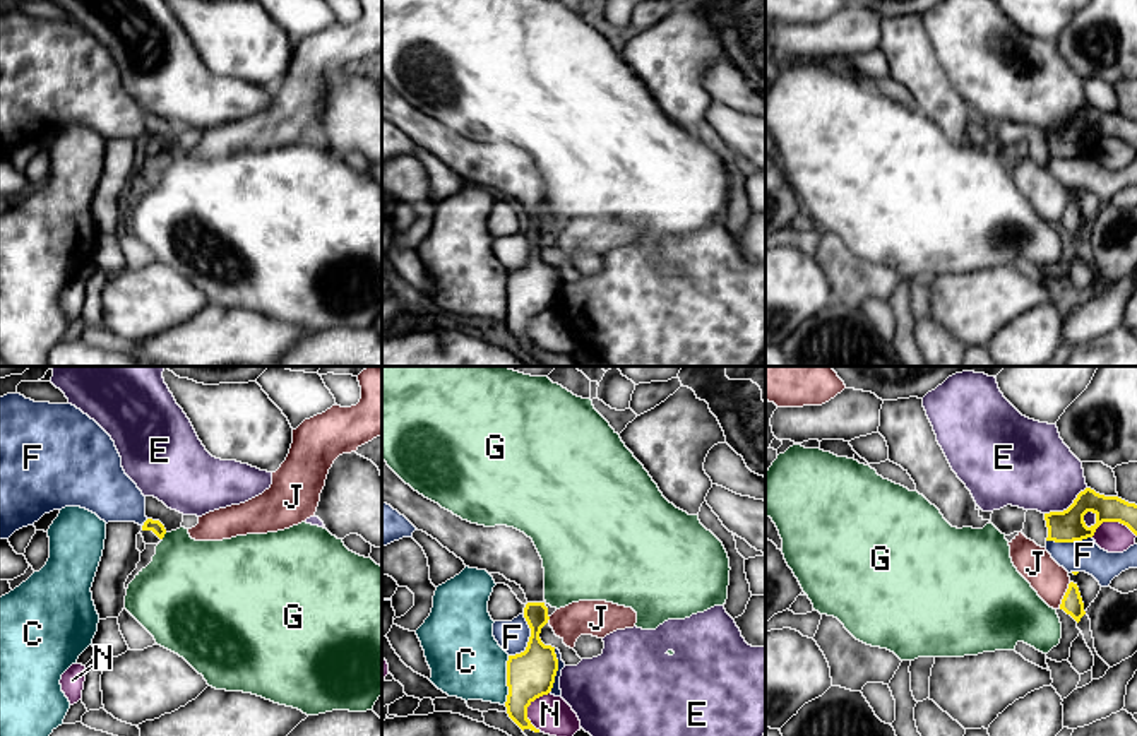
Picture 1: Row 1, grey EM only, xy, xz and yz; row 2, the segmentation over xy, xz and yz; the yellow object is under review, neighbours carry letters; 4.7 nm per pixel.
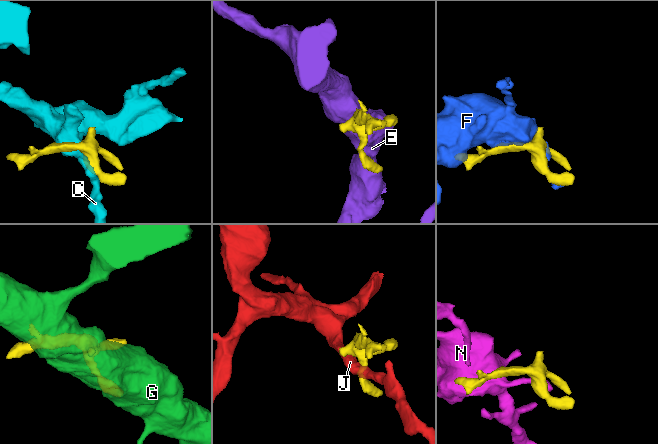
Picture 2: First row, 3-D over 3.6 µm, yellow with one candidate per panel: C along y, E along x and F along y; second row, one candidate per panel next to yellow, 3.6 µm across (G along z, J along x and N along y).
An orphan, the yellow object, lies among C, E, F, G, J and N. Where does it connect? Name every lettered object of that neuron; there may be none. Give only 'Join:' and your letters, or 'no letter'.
Join: no letter

